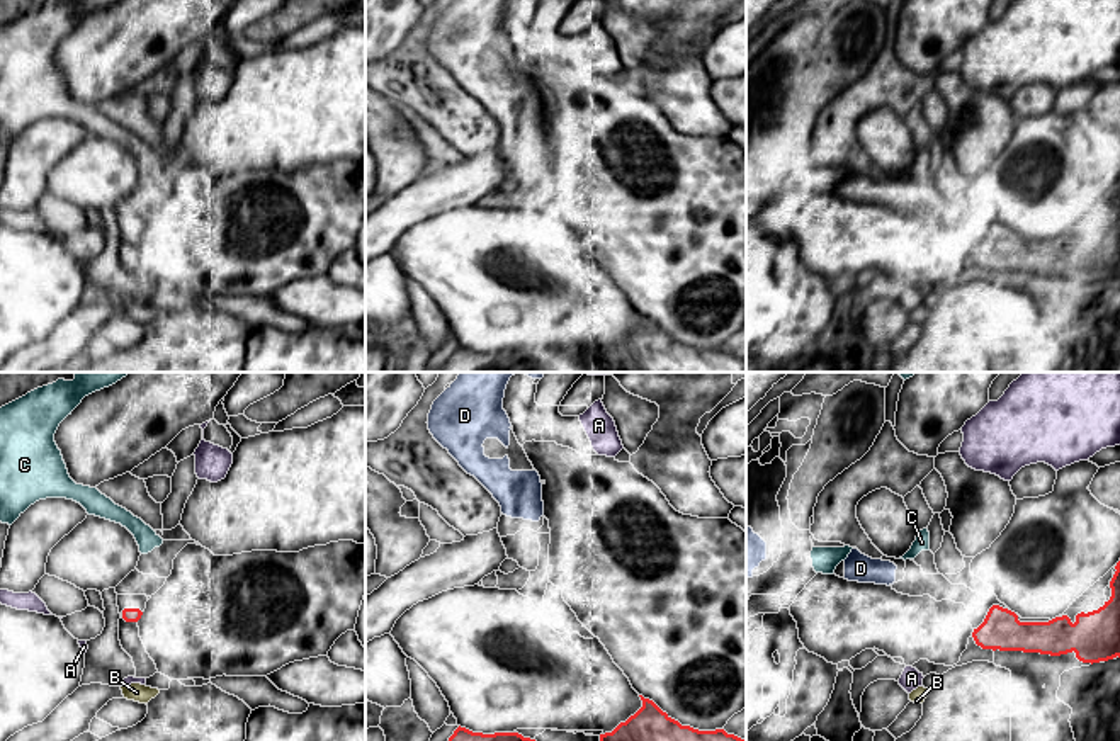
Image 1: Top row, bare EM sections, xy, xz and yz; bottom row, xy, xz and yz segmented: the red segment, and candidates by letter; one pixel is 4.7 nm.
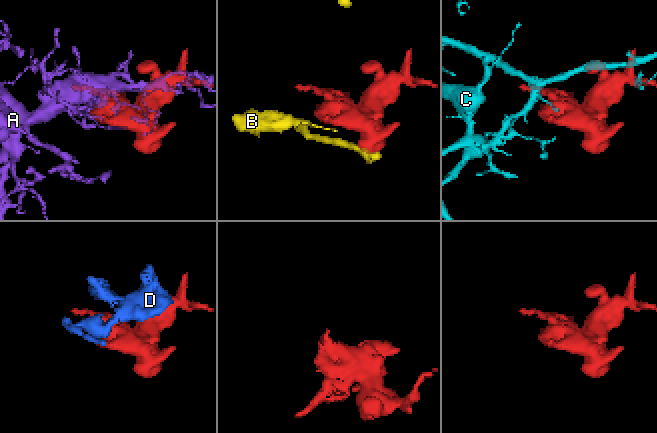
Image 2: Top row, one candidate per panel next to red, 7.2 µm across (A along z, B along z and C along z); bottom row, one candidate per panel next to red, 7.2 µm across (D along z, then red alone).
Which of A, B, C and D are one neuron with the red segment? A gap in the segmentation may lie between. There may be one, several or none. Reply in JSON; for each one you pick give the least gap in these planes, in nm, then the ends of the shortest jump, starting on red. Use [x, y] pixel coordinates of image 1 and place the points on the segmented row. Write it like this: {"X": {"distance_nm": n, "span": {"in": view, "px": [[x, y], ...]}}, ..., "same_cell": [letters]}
{"D": {"distance_nm": 440, "span": {"in": "yz", "px": [[974, 629], [893, 583]]}}, "same_cell": ["D"]}

